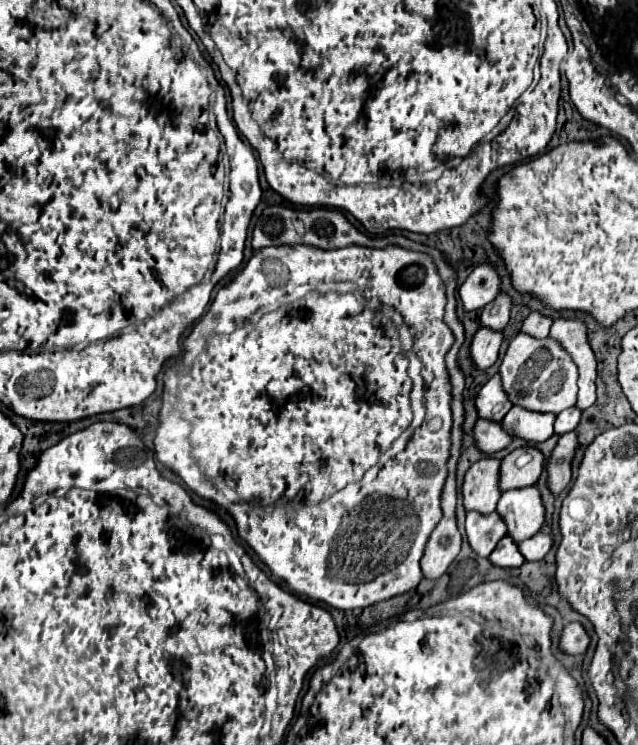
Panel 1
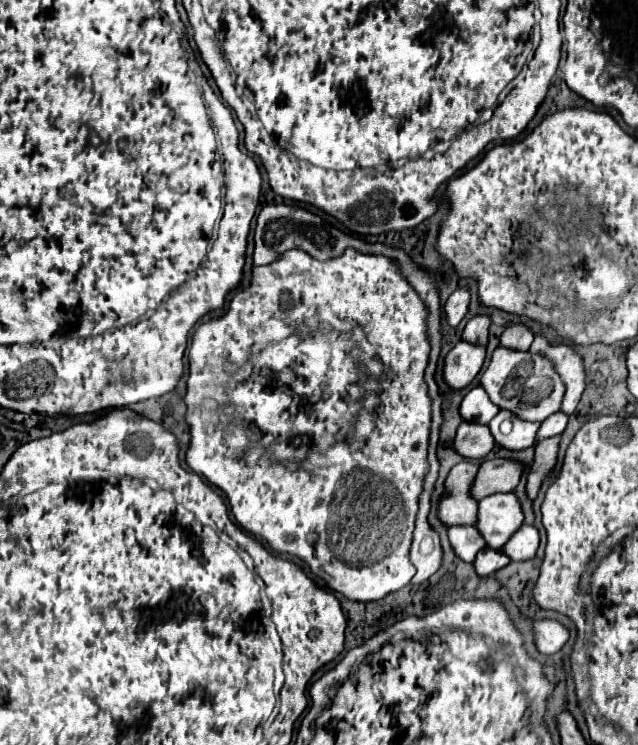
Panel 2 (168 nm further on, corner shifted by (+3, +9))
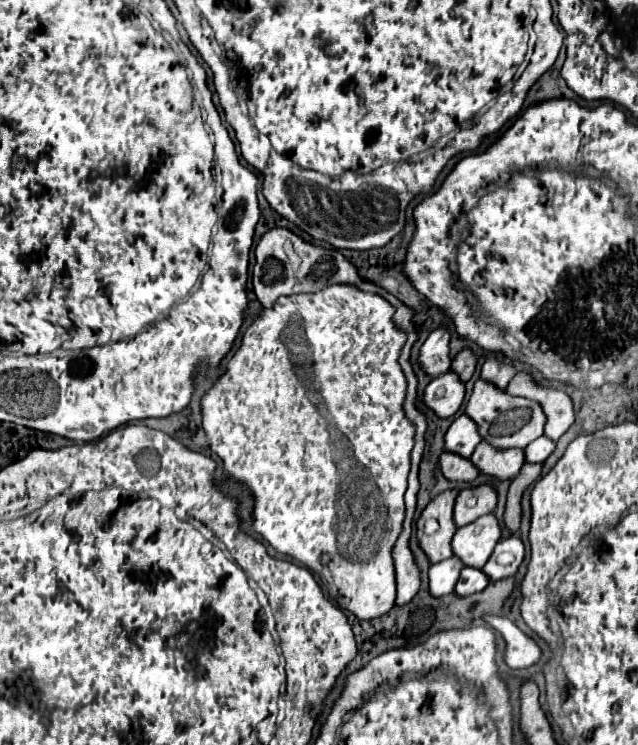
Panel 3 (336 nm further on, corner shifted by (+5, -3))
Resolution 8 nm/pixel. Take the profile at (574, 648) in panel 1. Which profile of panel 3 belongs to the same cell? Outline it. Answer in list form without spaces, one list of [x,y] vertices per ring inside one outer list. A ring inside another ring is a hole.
[[[486,616],[484,620],[506,640],[504,656],[510,668],[530,668],[540,662],[542,648],[538,648],[538,644],[528,638],[514,622],[504,616]]]

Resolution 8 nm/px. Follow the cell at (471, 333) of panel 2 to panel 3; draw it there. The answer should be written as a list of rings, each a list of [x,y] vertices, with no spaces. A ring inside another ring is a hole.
[[[464,348],[462,352],[458,352],[458,356],[452,360],[452,370],[456,370],[462,380],[470,380],[474,370],[476,370],[474,352],[470,348]]]

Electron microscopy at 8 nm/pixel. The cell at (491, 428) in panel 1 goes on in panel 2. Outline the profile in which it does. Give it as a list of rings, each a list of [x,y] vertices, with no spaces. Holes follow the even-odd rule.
[[[460,424],[456,438],[454,438],[454,450],[462,458],[470,460],[482,460],[490,450],[494,448],[492,434],[482,424]]]

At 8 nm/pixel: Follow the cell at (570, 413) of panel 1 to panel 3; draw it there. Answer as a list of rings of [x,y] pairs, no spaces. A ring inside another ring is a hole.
[[[540,436],[538,440],[530,442],[524,452],[526,452],[526,462],[544,462],[552,452],[554,452],[554,442],[550,442],[550,438]]]

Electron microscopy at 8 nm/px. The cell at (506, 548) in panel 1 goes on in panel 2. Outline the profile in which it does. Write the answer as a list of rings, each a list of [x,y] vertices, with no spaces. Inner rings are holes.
[[[482,548],[474,560],[474,572],[478,576],[490,576],[496,570],[504,568],[510,562],[508,556],[502,556],[500,550],[492,550],[492,548]]]

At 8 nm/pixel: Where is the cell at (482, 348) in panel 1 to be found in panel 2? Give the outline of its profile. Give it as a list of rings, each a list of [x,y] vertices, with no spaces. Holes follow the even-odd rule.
[[[458,342],[444,358],[444,382],[452,390],[466,388],[484,364],[486,348],[476,348],[476,344]]]

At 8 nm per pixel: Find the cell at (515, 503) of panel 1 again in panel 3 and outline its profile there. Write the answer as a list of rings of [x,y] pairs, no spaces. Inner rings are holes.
[[[494,514],[480,516],[474,524],[458,528],[452,538],[454,554],[472,568],[482,568],[490,558],[490,552],[502,538],[502,524]]]

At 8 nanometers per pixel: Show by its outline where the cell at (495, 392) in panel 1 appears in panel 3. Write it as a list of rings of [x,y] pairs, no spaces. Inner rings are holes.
[[[466,414],[458,416],[446,432],[446,450],[456,452],[456,454],[466,456],[466,458],[472,456],[478,442],[482,442],[478,426]]]

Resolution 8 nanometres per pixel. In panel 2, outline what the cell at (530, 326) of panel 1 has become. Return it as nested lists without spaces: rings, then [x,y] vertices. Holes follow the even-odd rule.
[[[514,324],[510,328],[506,328],[500,336],[500,346],[502,348],[510,348],[510,350],[528,350],[530,344],[534,340],[534,334],[530,332],[530,328],[522,326],[522,324]]]

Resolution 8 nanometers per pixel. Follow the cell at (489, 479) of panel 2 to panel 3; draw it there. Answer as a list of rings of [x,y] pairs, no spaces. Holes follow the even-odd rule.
[[[492,484],[468,486],[456,498],[454,522],[458,526],[466,526],[484,514],[492,514],[496,504],[498,504],[498,494]]]

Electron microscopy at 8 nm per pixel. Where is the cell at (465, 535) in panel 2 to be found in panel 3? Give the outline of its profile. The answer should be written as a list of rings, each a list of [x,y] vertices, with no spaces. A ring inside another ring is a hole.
[[[450,556],[438,564],[430,566],[430,594],[432,596],[446,596],[454,590],[454,584],[458,582],[458,576],[462,572],[464,564],[458,560],[458,556]]]

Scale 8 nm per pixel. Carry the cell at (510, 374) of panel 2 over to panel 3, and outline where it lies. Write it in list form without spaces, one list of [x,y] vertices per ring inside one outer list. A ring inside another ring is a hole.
[[[478,380],[474,384],[474,392],[468,400],[466,414],[480,426],[482,440],[490,442],[492,446],[504,448],[526,448],[532,440],[542,436],[542,428],[546,426],[546,414],[542,412],[540,404],[526,400],[524,396],[510,396],[502,388],[494,388],[488,380]]]

